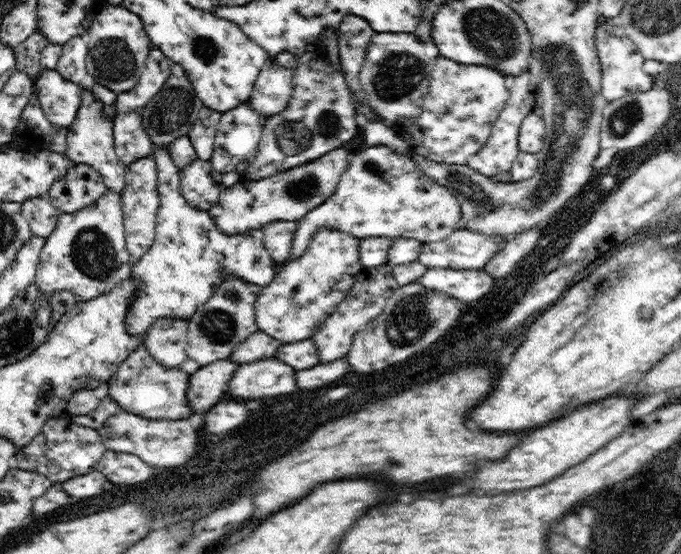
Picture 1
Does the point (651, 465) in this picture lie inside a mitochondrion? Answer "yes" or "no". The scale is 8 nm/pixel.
no

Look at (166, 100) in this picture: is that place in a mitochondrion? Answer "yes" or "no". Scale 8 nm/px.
yes

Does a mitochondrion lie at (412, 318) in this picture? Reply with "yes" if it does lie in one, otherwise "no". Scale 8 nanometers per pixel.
yes

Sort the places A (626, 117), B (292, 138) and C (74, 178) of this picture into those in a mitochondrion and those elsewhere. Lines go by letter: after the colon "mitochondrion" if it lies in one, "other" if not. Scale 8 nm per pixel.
A: mitochondrion
B: mitochondrion
C: other

